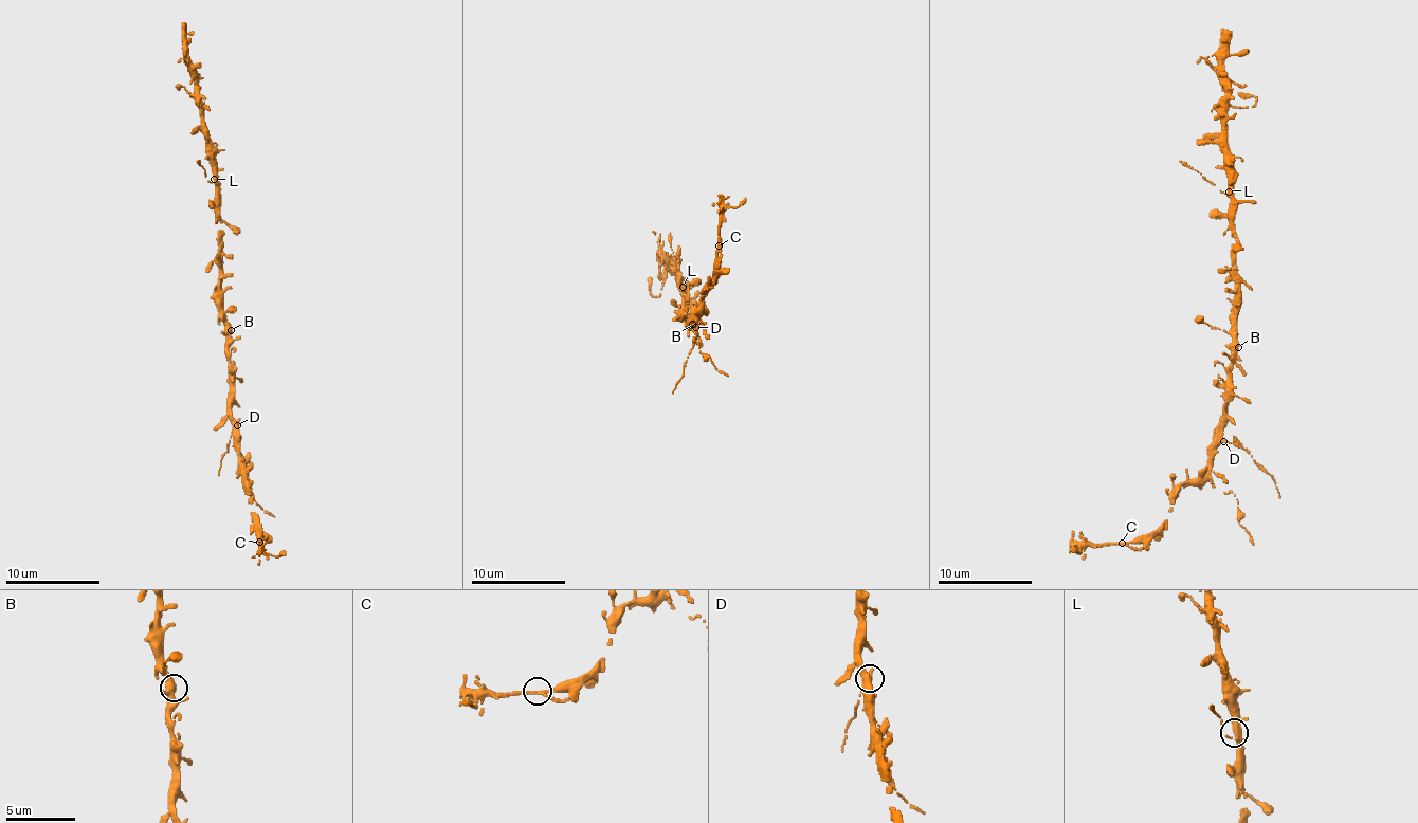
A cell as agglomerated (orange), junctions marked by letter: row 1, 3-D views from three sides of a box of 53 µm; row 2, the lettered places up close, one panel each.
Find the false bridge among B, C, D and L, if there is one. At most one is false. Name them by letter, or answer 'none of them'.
none of them

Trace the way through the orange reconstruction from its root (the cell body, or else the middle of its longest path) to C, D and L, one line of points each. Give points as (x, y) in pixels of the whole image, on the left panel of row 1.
C: (225, 328), (230, 421), (236, 453), (243, 463), (242, 487), (251, 503), (259, 541)
D: (225, 328), (230, 419), (237, 425)
L: (225, 328), (221, 289), (221, 233), (229, 225), (218, 215), (218, 182), (214, 179)

